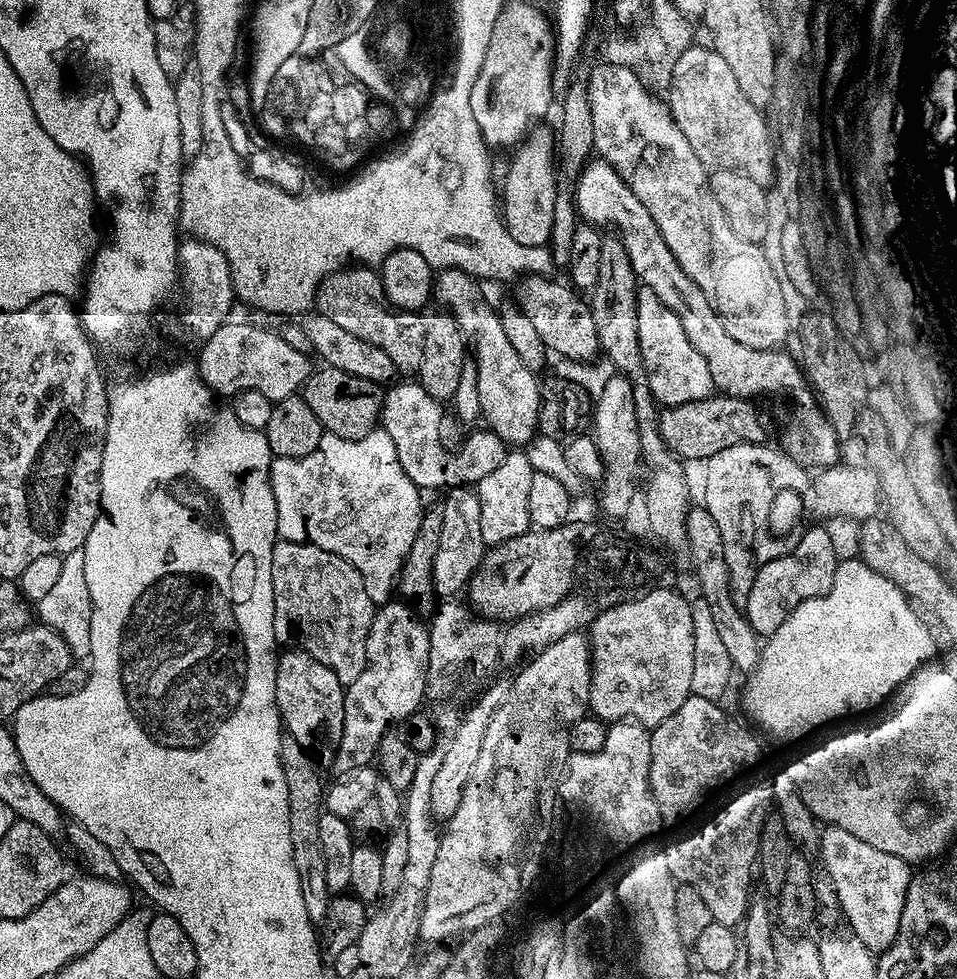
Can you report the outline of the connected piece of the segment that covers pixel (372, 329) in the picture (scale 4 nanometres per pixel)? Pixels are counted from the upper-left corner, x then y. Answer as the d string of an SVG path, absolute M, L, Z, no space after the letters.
M368 266L337 268L317 285L314 308L319 315L330 318L330 322L350 330L350 334L366 338L366 342L374 342L374 346L382 346L382 350L390 354L390 362L396 364L397 373L418 372L423 340L422 315L397 310L385 303L379 271Z

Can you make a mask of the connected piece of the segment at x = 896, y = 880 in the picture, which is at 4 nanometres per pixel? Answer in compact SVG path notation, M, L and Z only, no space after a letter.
M831 826L825 827L819 833L819 854L824 859L825 870L828 871L827 883L837 896L839 911L852 927L851 935L873 954L888 951L900 933L902 910L914 875L913 869L908 869L911 867L896 856L874 850L852 834Z

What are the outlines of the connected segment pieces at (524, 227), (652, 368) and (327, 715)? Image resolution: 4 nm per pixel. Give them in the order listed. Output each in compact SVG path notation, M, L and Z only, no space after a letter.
M545 135L546 137L530 136L511 153L511 155L513 154L512 161L509 162L508 173L504 176L502 219L510 238L514 238L514 242L522 242L522 246L542 246L547 243L545 241L546 232L548 226L552 224L551 212L554 199L552 162L550 160L552 152L547 135Z
M643 286L636 290L636 325L644 378L648 381L653 401L669 406L713 395L714 385L706 360L694 350L690 338L686 338L682 322L678 322L676 315L660 301L654 290Z
M292 646L289 652L281 651L276 662L276 704L287 735L292 736L306 750L331 753L342 734L344 717L345 685L338 682L338 674L330 666L318 662L309 652L299 646Z

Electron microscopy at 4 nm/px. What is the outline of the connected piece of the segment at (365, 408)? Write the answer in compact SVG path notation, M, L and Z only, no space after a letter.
M327 366L317 367L308 375L302 395L306 406L314 410L325 433L353 440L355 436L364 436L377 427L382 403L381 385L358 378L358 374L346 374L346 370Z

